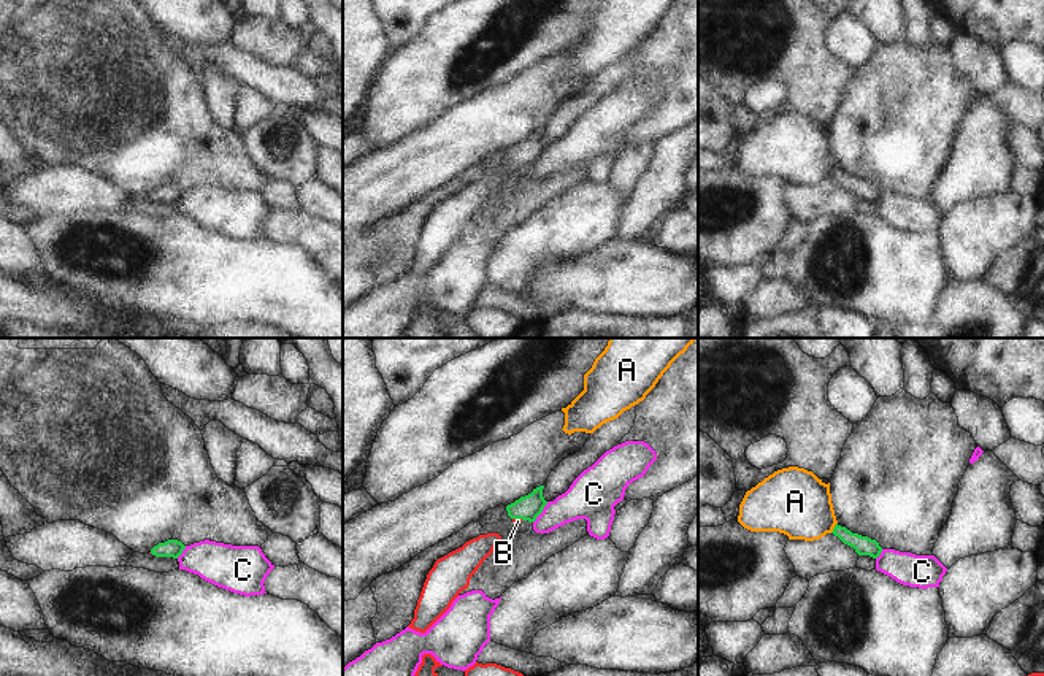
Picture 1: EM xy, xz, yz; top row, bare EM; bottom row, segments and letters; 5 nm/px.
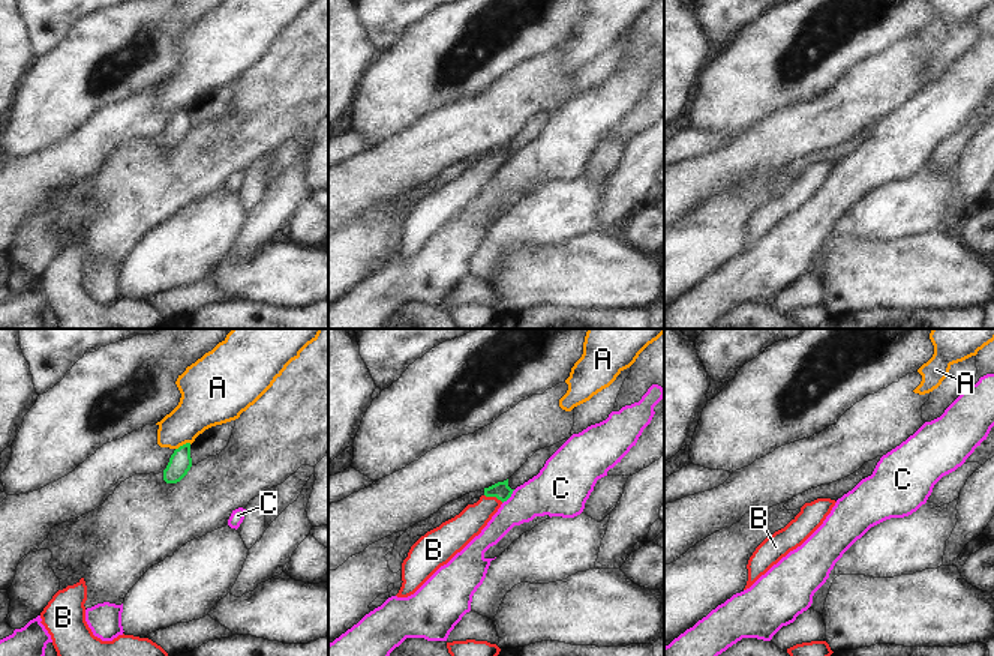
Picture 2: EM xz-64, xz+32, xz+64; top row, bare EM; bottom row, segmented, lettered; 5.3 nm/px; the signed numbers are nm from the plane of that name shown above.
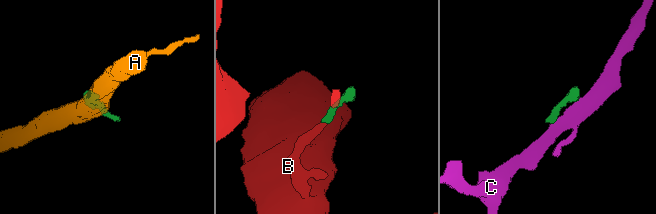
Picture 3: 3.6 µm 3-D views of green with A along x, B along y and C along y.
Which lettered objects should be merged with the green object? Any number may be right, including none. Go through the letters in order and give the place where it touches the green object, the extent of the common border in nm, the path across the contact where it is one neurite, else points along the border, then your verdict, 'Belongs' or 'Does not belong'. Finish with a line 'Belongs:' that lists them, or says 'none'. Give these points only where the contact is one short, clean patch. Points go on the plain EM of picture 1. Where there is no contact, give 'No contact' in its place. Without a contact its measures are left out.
A: Touches green at yz (835, 172). Shared border 70 nm. Does not belong
B: Touches green at xz (518, 162). Shared border 60 nm. Path across: xz (527, 153), (518, 162), (518, 165). Belongs
C: Touches green at xz (541, 156). Shared border 130 nm. Boundary: xz (548, 146), (533, 167). Does not belong
Belongs: B.

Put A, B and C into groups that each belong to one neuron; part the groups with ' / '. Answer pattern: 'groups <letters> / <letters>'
groups A / B / C

